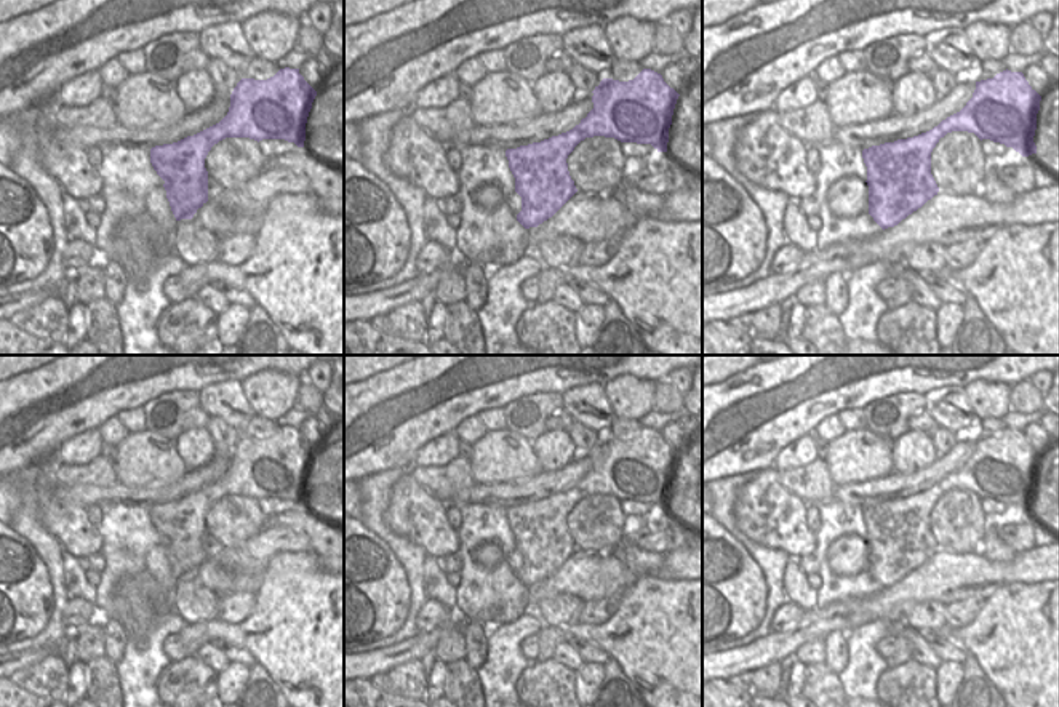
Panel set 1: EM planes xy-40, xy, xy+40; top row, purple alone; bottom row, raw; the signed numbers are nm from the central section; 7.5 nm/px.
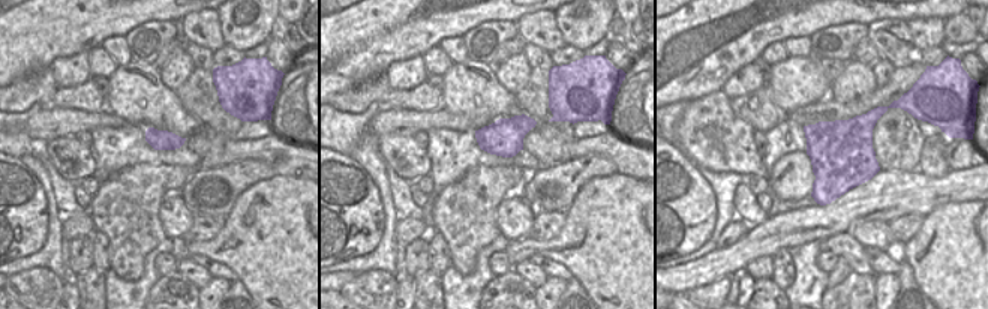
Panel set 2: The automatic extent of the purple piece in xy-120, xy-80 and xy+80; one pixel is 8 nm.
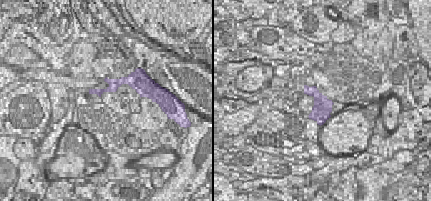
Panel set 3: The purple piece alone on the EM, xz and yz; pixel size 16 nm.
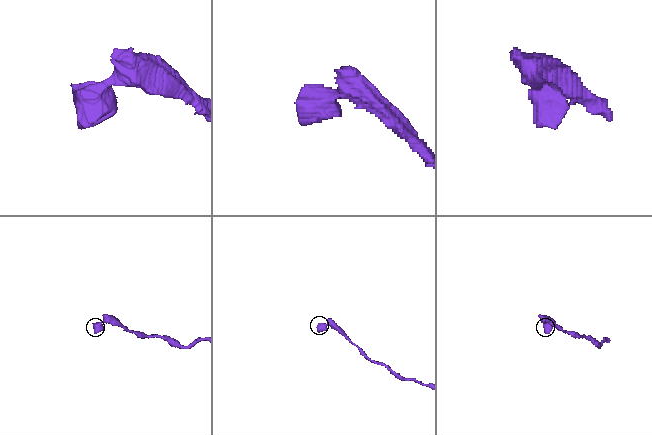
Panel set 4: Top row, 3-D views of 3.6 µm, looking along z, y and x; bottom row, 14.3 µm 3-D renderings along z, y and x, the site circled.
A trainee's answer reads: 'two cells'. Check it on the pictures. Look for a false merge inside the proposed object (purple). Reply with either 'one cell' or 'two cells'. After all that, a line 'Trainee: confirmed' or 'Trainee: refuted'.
one cell
Trainee: refuted

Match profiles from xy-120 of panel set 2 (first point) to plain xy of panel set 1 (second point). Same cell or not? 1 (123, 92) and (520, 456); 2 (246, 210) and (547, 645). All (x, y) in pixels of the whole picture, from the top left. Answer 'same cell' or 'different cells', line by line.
1: same cell
2: same cell

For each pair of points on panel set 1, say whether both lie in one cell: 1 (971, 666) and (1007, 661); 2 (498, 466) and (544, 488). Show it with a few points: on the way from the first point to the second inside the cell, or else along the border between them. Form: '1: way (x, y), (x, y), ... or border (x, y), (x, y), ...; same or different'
1: border (968, 651), (983, 674), (999, 690); different
2: border (543, 471), (535, 475), (485, 485); different

